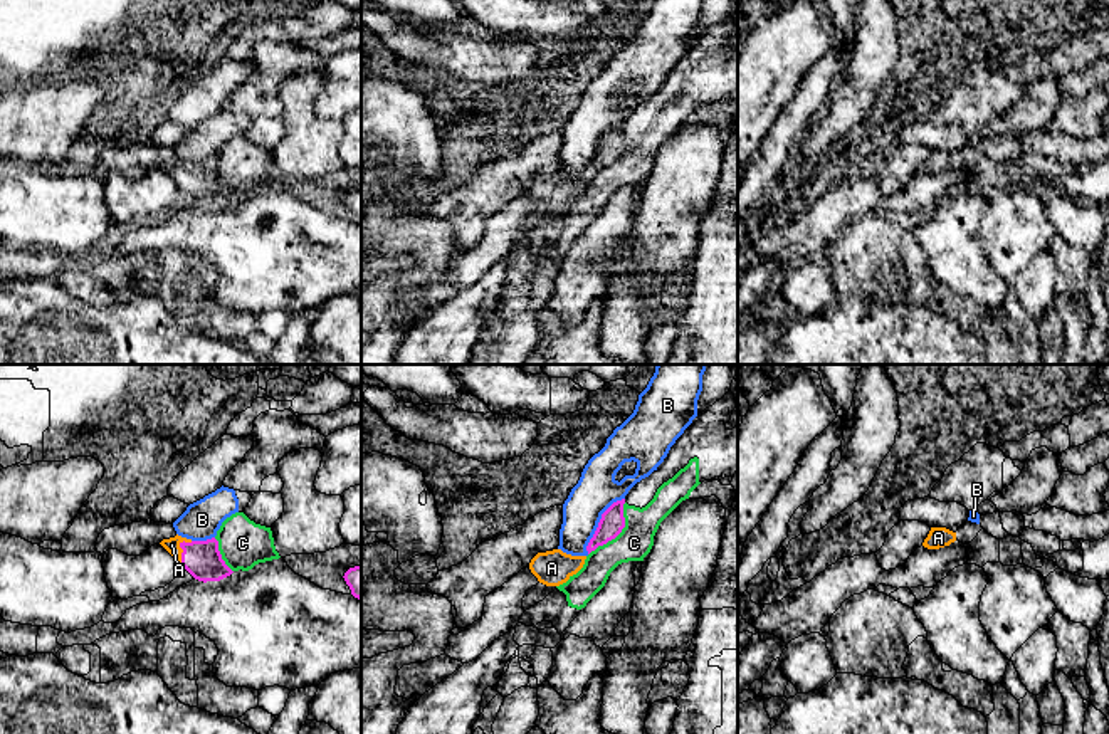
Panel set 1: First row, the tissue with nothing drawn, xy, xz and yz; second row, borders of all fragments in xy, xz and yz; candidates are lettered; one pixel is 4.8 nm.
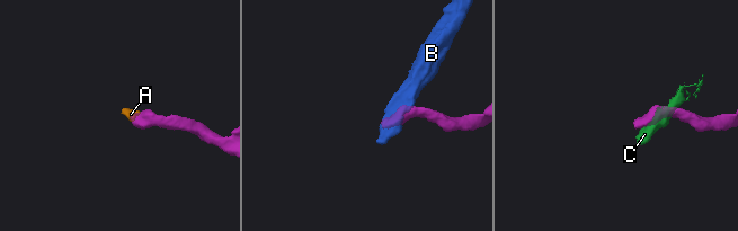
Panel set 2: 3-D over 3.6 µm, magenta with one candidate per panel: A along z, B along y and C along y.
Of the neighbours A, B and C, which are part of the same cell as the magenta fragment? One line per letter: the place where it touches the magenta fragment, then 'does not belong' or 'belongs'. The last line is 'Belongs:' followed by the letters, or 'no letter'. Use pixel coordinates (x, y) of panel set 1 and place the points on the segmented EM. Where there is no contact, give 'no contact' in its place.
A: xy (182, 548) | belongs
B: xz (599, 523) | does not belong
C: xz (619, 533) | does not belong
Belongs: A

